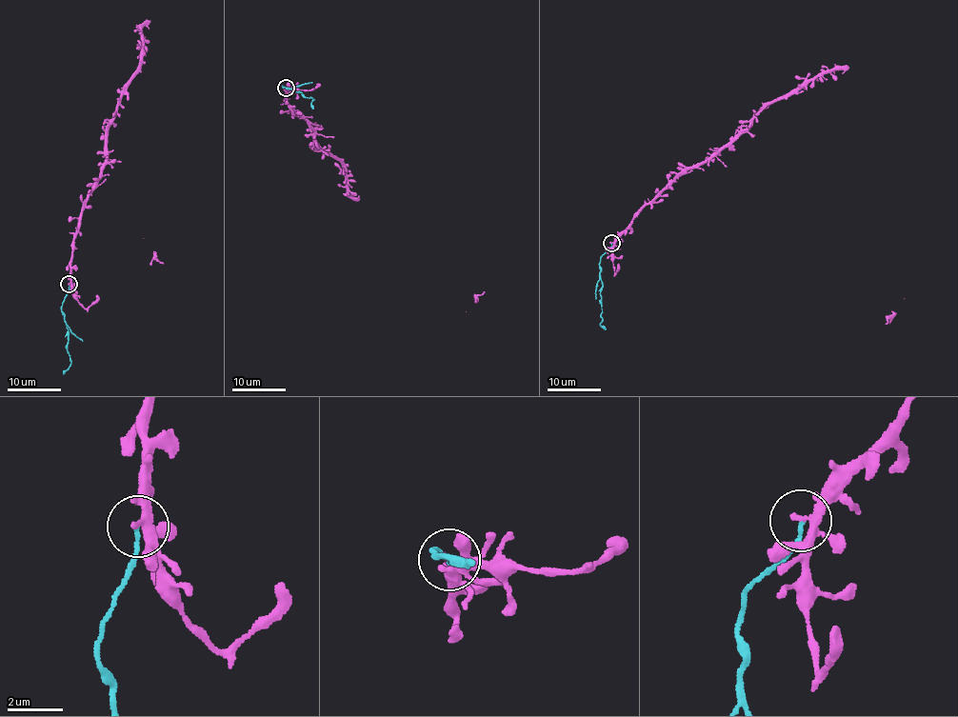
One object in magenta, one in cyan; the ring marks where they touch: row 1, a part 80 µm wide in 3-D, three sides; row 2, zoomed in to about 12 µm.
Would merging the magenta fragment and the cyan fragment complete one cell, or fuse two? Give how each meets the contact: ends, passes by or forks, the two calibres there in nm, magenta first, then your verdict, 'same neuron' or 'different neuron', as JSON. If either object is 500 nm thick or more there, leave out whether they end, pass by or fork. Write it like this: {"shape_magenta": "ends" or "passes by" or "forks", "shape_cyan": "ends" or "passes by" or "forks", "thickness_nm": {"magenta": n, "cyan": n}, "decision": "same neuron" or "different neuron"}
{"shape_magenta": "forks", "shape_cyan": "ends", "thickness_nm": {"magenta": 200, "cyan": 130}, "decision": "different neuron"}

